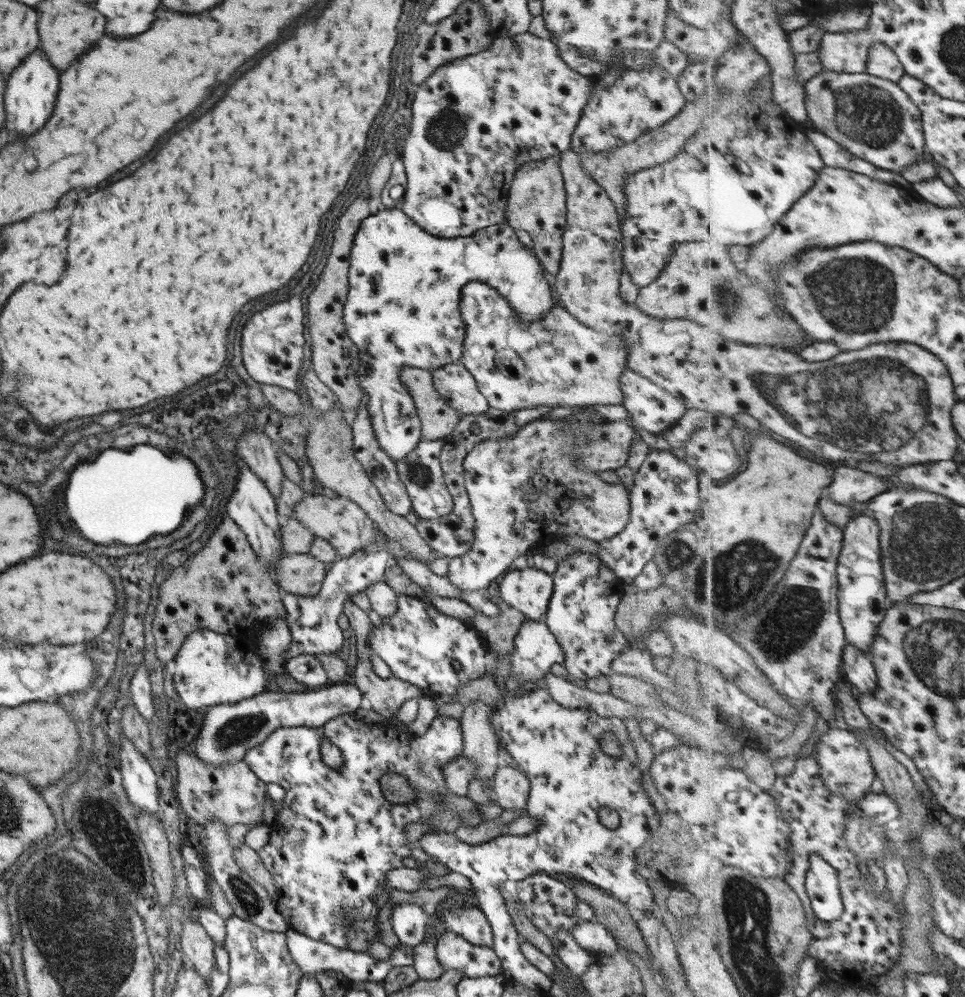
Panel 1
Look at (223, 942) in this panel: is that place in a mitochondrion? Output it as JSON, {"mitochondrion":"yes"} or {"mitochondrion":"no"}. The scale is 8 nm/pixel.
{"mitochondrion":"no"}

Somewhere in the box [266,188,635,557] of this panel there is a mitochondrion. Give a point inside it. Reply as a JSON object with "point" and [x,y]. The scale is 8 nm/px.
{"point":[420,474]}

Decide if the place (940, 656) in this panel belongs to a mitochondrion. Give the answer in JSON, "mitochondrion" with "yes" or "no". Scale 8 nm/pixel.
{"mitochondrion":"yes"}

